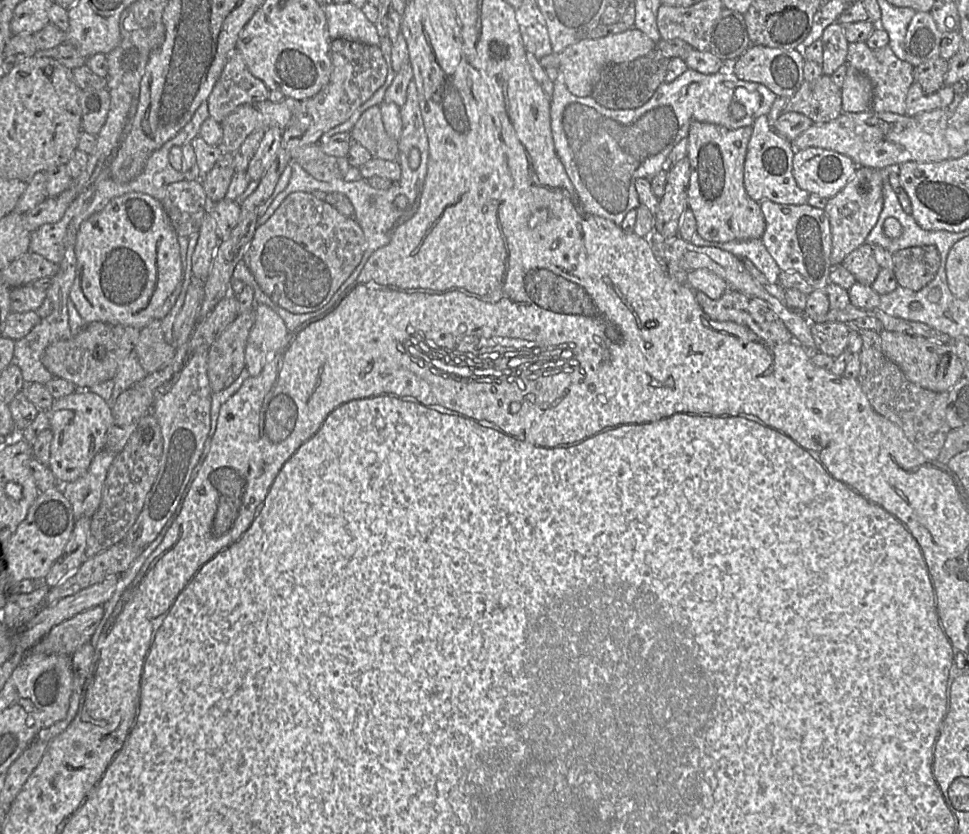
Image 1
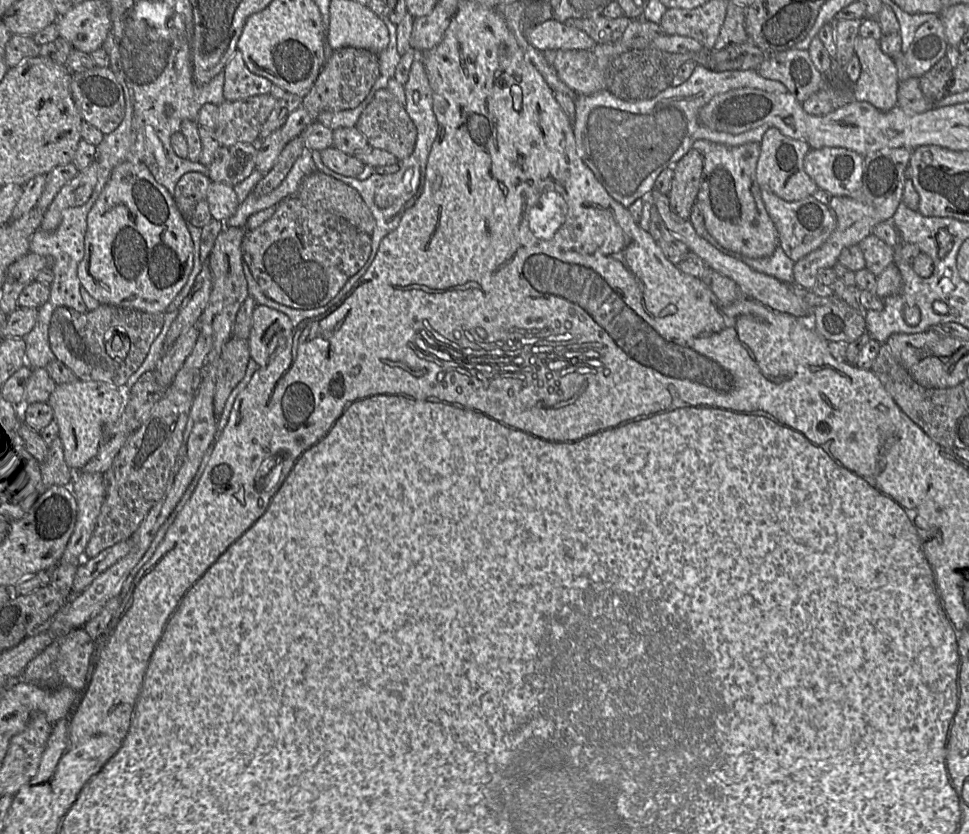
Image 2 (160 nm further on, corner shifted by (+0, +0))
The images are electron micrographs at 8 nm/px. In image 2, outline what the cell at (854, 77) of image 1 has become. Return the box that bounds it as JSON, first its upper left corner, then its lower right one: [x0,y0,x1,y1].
[853,35,899,111]

